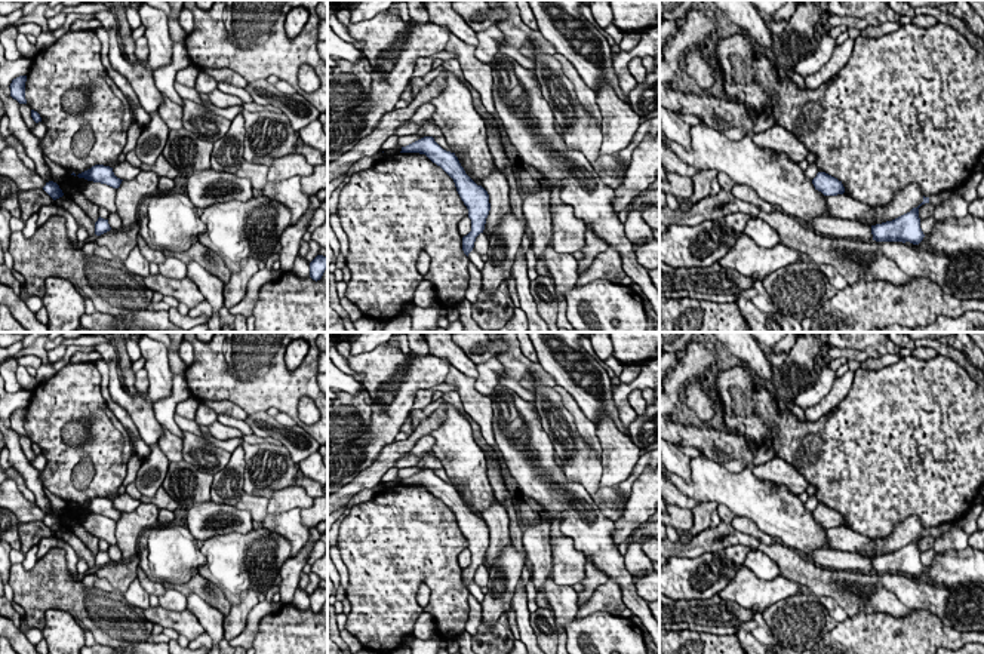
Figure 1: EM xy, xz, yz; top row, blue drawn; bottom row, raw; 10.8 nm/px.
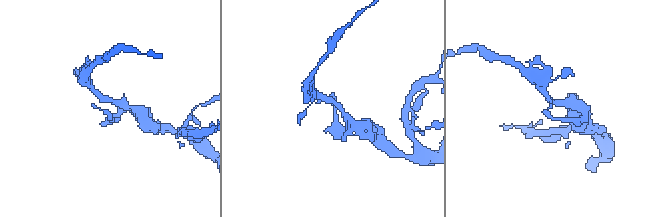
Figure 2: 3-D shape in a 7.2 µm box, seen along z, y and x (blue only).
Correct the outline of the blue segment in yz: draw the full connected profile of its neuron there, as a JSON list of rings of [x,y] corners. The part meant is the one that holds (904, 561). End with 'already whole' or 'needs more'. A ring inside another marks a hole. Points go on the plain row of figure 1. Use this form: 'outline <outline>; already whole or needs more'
outline [[[923,528],[923,534],[910,544],[882,556],[871,558],[873,572],[876,574],[910,574],[919,577],[925,567],[920,561],[919,540],[929,535],[929,529]]]; already whole

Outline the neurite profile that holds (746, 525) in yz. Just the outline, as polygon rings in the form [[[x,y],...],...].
[[[735,516],[731,525],[735,529],[757,538],[762,544],[771,544],[774,541],[769,534],[760,531],[757,525],[748,518]]]

